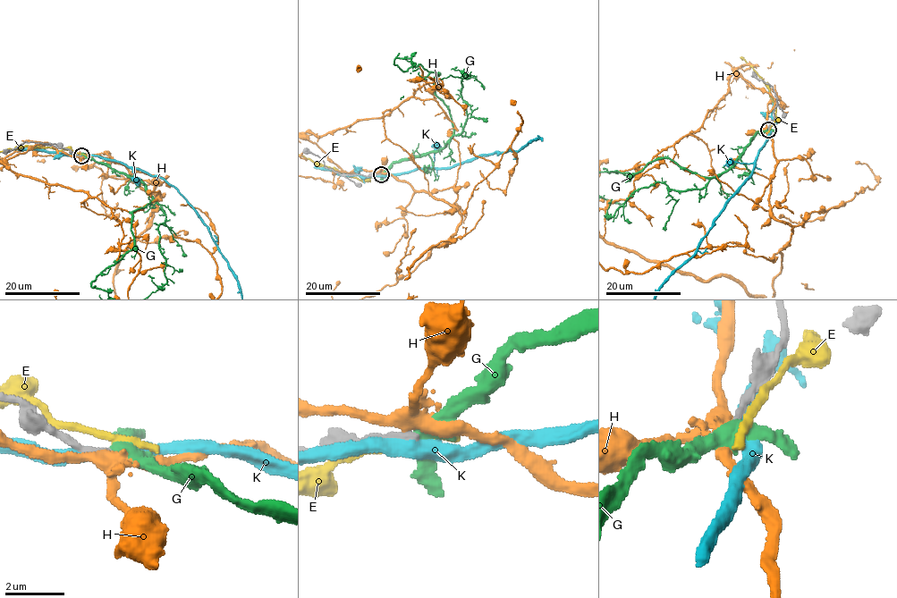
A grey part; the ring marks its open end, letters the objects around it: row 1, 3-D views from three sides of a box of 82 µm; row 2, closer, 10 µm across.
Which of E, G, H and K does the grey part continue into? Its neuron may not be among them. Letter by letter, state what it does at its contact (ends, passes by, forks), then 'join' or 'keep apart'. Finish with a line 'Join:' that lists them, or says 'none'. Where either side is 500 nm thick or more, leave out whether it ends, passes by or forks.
E: it passes by; keep apart
G: it passes by; keep apart
H: it forks there; keep apart
K: it passes by; keep apart
Join: none

